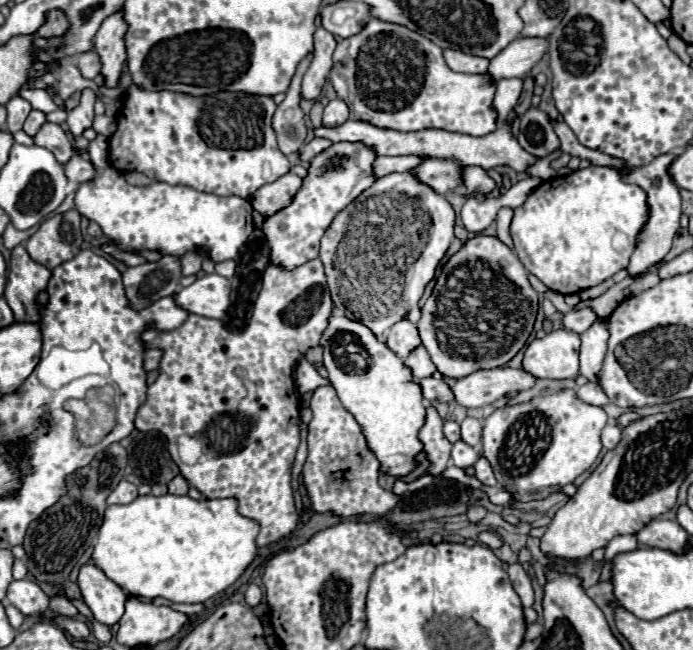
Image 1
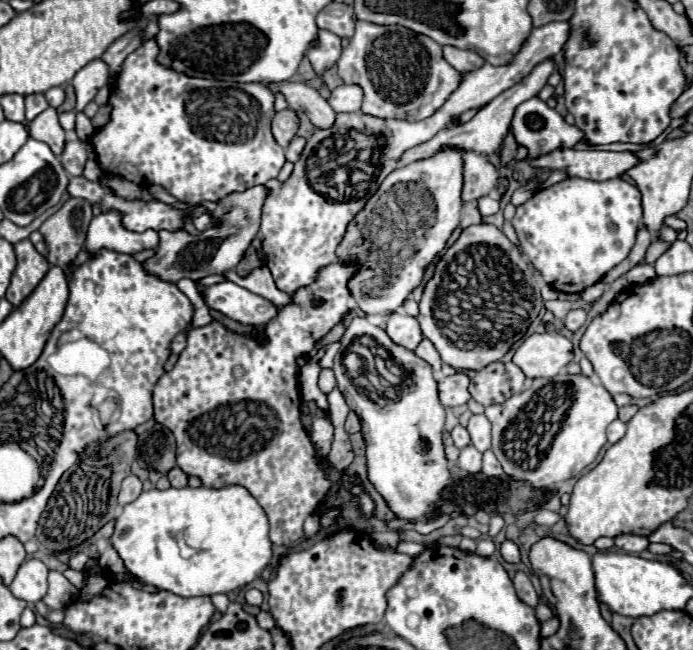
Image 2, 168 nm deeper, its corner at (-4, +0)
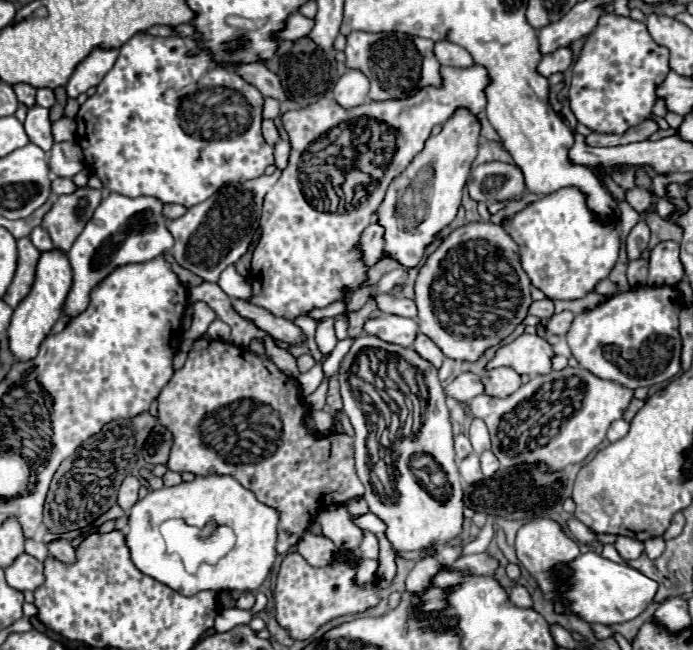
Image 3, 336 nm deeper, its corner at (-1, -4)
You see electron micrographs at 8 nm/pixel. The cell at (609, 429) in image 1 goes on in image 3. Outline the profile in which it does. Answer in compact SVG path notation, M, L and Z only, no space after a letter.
M616 420L616 422L612 422L610 428L608 428L608 440L610 440L610 442L620 440L622 436L626 436L628 428L630 428L630 424L628 424L626 420Z

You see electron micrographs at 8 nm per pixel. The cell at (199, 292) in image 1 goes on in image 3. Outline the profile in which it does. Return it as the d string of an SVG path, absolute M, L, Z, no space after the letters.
M240 298L234 300L234 308L242 318L254 322L258 328L266 330L272 338L276 338L280 342L286 342L288 346L306 342L306 334L294 322L284 320L284 318L276 318L270 312L266 312L264 308L258 308L258 306L250 304L248 300L240 300Z

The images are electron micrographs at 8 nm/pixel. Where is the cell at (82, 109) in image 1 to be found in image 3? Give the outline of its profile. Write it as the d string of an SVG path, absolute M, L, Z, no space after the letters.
M98 48L98 52L90 52L90 56L86 56L86 60L82 60L82 64L78 64L74 74L70 76L66 84L68 96L76 98L90 86L98 86L106 72L114 66L116 58L118 58L116 48Z

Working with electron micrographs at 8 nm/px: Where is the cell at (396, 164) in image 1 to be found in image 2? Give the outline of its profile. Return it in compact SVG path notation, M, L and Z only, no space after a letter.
M545 60L545 62L537 64L537 68L533 68L533 72L529 72L529 76L525 76L525 80L517 82L513 88L509 88L509 90L501 92L501 96L493 98L483 110L479 110L479 112L475 114L473 120L469 120L469 122L465 122L465 124L459 124L459 126L453 126L453 128L443 128L441 132L437 132L437 134L435 134L431 140L427 140L425 144L419 144L417 148L411 148L409 152L405 152L405 156L401 156L401 160L399 160L399 164L403 166L403 164L411 164L411 162L415 162L415 160L425 160L425 158L435 156L437 152L441 152L441 148L461 148L461 150L471 150L471 152L485 154L485 156L487 156L487 154L493 154L493 152L501 146L501 142L503 142L503 138L505 138L505 134L507 134L507 128L509 128L509 124L511 124L511 118L513 118L515 108L517 108L521 102L533 98L533 96L547 84L547 78L549 78L549 74L551 74L553 70L555 70L553 60Z

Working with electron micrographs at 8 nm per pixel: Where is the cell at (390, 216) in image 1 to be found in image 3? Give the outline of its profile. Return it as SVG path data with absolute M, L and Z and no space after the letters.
M458 108L458 112L442 124L440 134L430 136L424 150L392 180L386 198L378 208L378 222L386 228L384 254L390 254L406 268L412 268L420 262L424 248L434 236L454 220L470 166L478 154L478 136L480 120L468 108Z

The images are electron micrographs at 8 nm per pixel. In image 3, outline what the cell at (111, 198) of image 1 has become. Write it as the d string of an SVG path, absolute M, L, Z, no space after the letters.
M54 178L50 188L52 188L52 192L58 194L58 196L62 196L62 194L72 194L72 192L76 190L76 186L74 186L74 182L72 182L70 178Z

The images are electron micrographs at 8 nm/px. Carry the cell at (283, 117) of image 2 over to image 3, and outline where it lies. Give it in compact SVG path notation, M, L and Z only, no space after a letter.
M264 120L264 122L262 122L262 136L264 136L264 140L266 140L270 146L274 146L274 144L280 140L278 130L276 130L276 126L274 126L272 120Z

